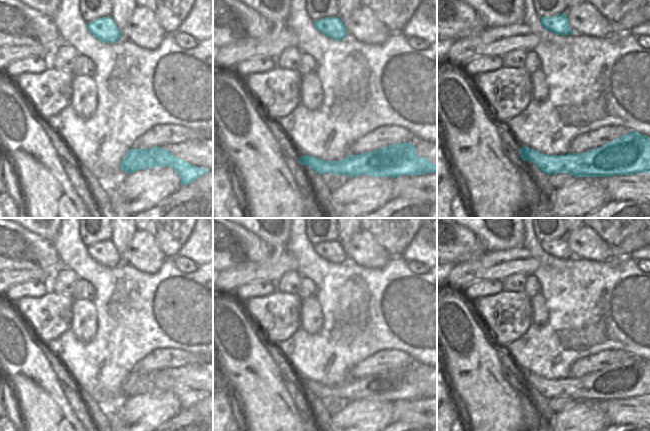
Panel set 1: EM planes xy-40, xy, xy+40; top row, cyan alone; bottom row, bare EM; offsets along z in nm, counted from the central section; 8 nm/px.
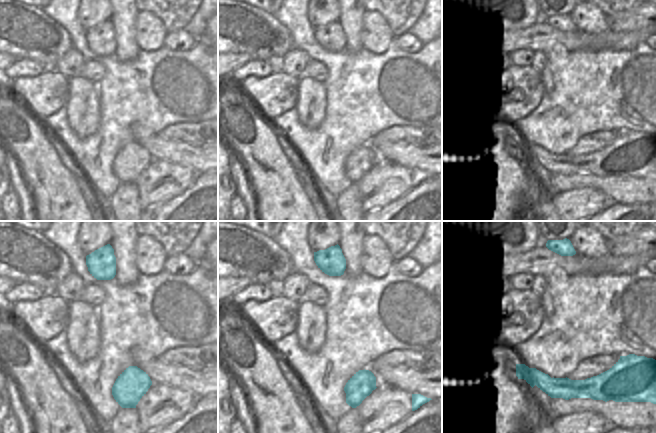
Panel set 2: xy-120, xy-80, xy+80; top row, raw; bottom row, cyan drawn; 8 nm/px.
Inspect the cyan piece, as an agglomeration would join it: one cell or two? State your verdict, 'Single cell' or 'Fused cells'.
Fused cells

